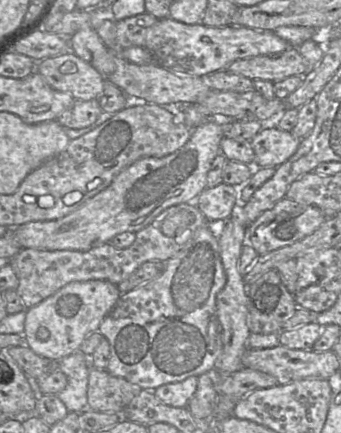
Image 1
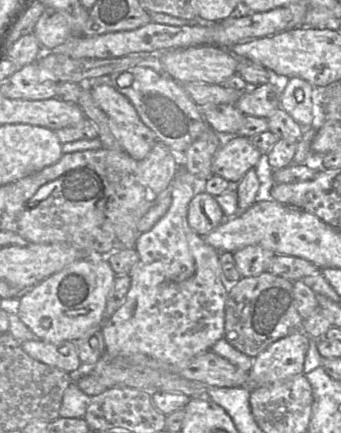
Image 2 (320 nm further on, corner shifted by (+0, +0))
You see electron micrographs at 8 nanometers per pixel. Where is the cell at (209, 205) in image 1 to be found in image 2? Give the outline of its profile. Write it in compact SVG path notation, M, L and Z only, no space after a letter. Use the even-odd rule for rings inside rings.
M200 188L189 203L187 219L194 232L205 236L226 218L215 197Z

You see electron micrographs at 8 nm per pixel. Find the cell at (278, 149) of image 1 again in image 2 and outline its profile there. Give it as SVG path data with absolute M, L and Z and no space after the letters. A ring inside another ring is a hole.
M224 137L212 160L212 173L236 185L250 169L264 162L264 155L247 137Z

